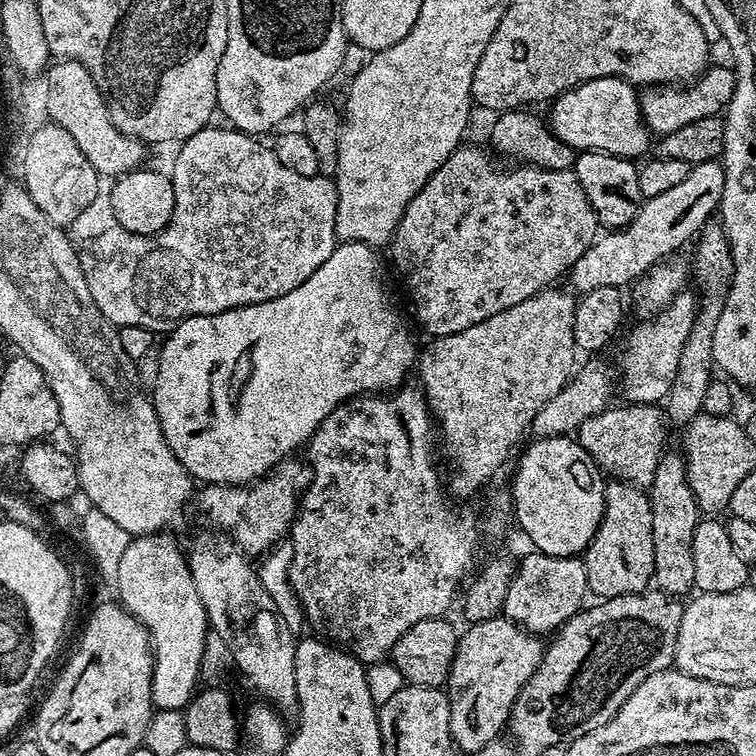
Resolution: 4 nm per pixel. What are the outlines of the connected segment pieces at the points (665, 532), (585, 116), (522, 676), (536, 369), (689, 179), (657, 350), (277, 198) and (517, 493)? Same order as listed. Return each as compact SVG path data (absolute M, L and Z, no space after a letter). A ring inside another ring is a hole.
M681 455L661 457L648 487L653 515L654 576L659 591L673 598L683 597L694 586L693 534L700 521L696 496L688 485L687 463Z
M607 76L606 78L594 78L585 84L579 84L577 88L566 90L551 101L552 113L546 116L553 135L557 136L566 146L577 150L591 150L594 152L609 152L615 156L626 156L629 158L643 157L644 151L649 151L650 133L644 124L643 114L640 113L639 95L637 89L619 76Z
M507 618L483 620L465 629L465 632L459 633L456 641L456 653L446 677L446 695L450 706L450 734L453 745L461 753L475 754L497 739L501 735L500 731L505 731L514 702L524 688L524 683L536 672L540 659L544 657L546 644L539 635L524 631Z
M549 286L518 302L518 306L510 306L510 310L502 310L458 334L429 339L425 348L423 345L418 356L418 384L428 401L435 427L439 429L439 439L440 436L444 439L444 448L452 455L456 468L448 485L451 495L470 496L482 487L507 462L512 447L524 431L531 429L532 420L542 406L573 377L578 364L574 342L577 297L568 292L563 292L560 286Z
M720 160L691 165L688 176L682 178L678 186L647 197L627 228L605 231L595 244L588 247L586 254L582 254L570 270L571 287L583 294L602 286L623 289L624 284L628 286L637 281L656 264L671 257L668 255L678 251L688 239L689 243L713 219L720 207L723 185L724 166Z
M683 290L673 297L669 306L654 318L645 319L628 336L624 344L624 400L629 404L659 405L668 395L675 375L682 348L696 322L698 300L691 291Z
M223 127L198 130L179 145L180 153L170 169L174 214L161 232L139 236L111 226L93 238L86 264L90 295L111 325L156 330L159 324L172 326L188 316L209 316L282 298L302 286L336 248L335 179L324 174L294 174L278 162L271 147L255 144L247 132Z
M571 435L541 436L520 456L516 464L516 481L512 484L510 504L514 509L514 520L520 523L528 535L531 547L548 556L580 556L594 538L604 517L605 477L586 450Z

